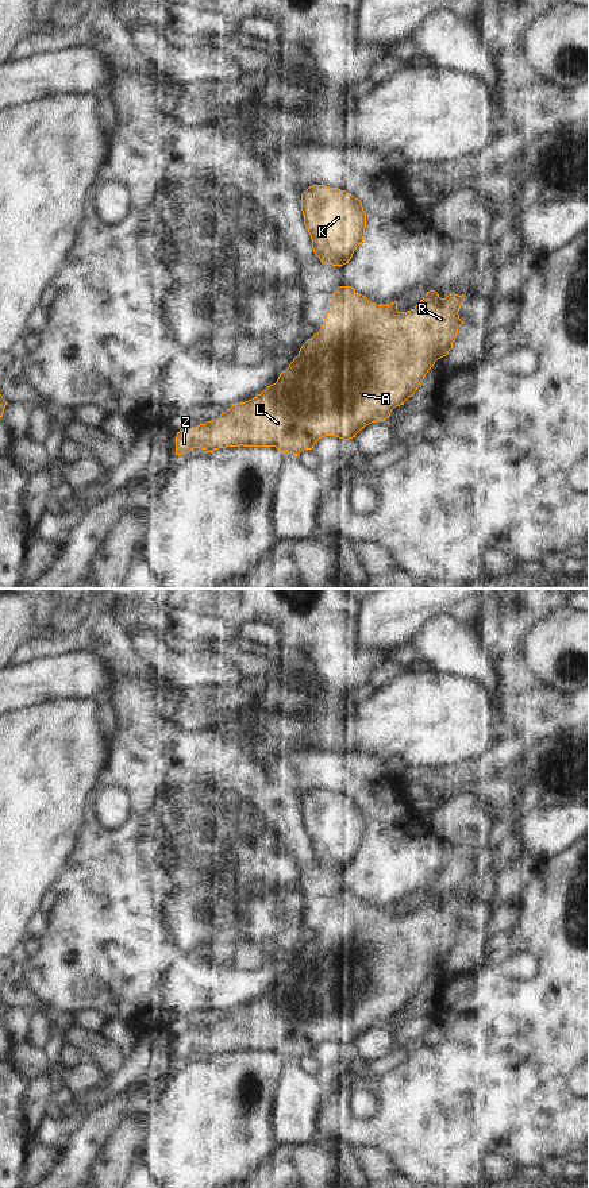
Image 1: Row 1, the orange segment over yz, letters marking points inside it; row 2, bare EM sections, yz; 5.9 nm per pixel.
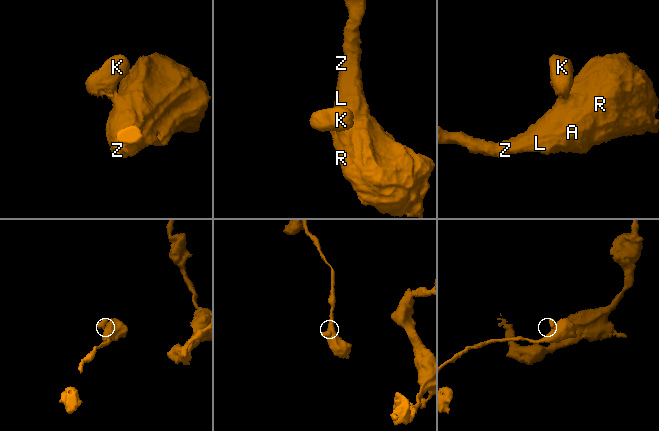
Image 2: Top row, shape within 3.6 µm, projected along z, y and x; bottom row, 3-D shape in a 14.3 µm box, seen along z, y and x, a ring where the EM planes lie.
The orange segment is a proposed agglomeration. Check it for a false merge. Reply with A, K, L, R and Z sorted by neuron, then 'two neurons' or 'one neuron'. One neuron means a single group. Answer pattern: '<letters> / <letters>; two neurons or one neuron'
A K L R Z; one neuron

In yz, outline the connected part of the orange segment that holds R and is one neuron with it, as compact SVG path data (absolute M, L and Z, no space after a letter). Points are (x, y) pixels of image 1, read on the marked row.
M339 286L328 297L328 313L320 331L301 346L299 355L280 374L277 382L257 397L232 405L217 420L177 432L176 455L188 454L193 448L212 452L240 446L276 447L299 455L304 450L312 450L324 436L343 440L355 437L366 425L389 418L396 406L404 405L415 394L435 362L449 354L458 328L463 324L458 312L466 298L465 294L458 296L454 292L440 298L435 290L430 290L413 309L399 312L397 301L390 305L377 305L357 293L354 288Z

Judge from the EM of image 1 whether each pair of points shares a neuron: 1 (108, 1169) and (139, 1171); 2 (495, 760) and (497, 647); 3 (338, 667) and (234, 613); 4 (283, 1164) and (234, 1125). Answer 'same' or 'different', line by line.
1: different
2: same
3: same
4: different

